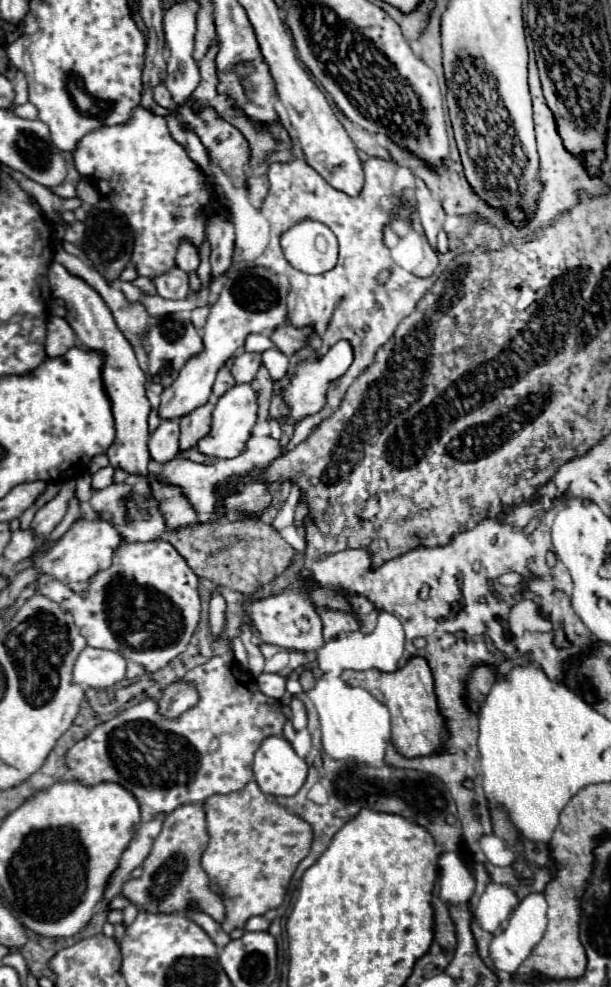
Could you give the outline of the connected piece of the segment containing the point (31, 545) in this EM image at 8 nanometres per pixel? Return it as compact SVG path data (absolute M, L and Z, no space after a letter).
M19 529L11 535L11 541L5 547L3 557L11 563L19 563L19 561L27 559L35 551L35 547L37 547L37 539L35 539L33 531L21 531Z

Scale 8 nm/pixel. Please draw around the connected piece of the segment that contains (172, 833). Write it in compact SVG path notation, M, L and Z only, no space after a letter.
M181 805L171 815L165 817L163 829L153 843L151 853L143 861L143 875L131 879L123 887L123 897L131 899L137 909L149 913L173 913L187 911L191 903L197 909L211 915L217 923L225 921L225 907L219 895L209 889L207 873L201 867L201 855L207 849L207 821L201 805Z

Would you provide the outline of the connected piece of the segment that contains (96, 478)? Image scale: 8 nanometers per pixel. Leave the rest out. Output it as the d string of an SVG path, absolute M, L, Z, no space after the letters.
M105 467L105 469L99 469L95 475L93 475L93 489L105 489L113 483L113 467Z

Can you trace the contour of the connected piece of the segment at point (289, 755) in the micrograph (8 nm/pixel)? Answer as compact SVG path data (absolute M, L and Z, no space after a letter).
M267 737L255 753L253 775L255 775L255 781L263 793L275 795L275 797L281 797L281 795L289 797L289 795L295 795L303 787L305 777L307 777L307 763L293 751L293 747L289 745L287 739Z

